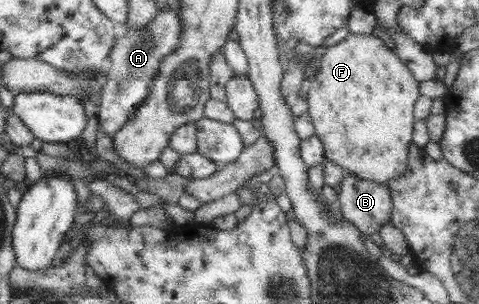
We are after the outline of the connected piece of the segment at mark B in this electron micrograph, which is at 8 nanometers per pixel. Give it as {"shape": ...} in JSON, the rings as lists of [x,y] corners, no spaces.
{"shape":[[[346,173],[339,186],[336,204],[345,223],[357,227],[359,234],[370,236],[390,221],[390,190],[386,184],[362,180]]]}

